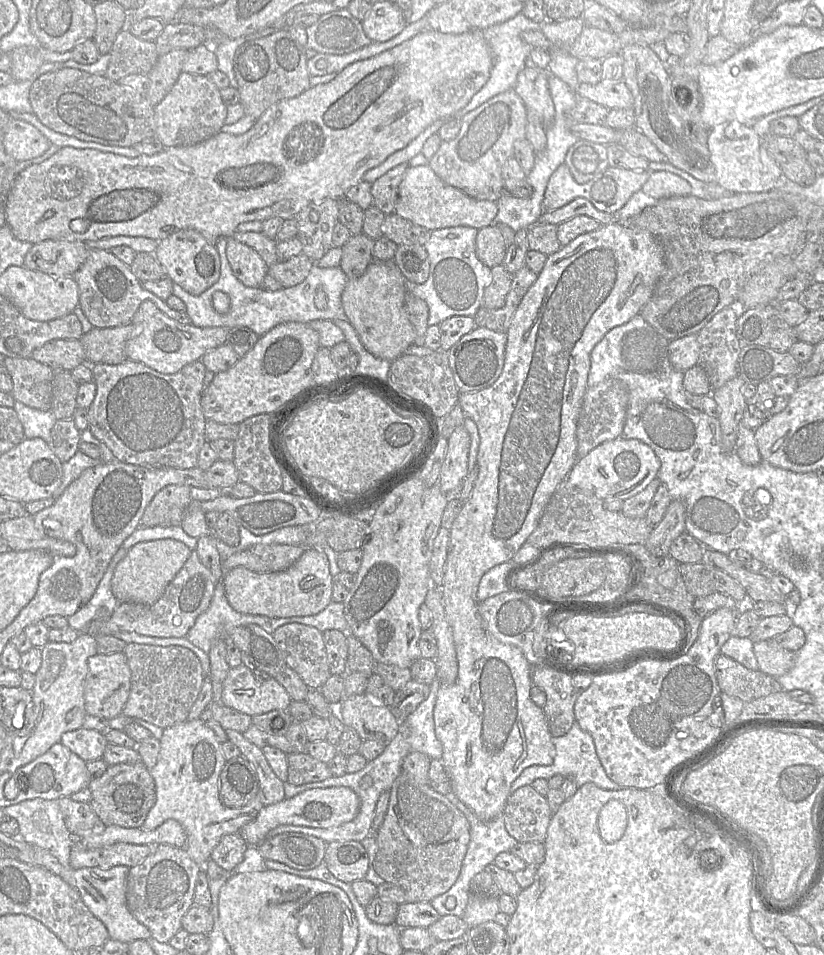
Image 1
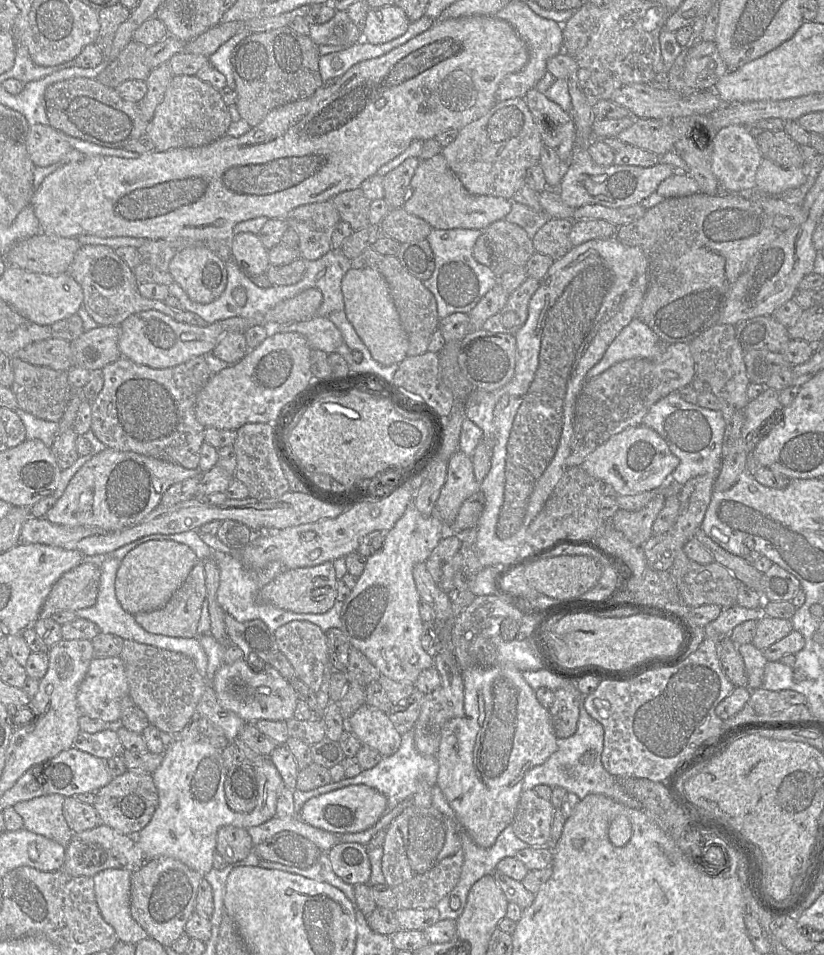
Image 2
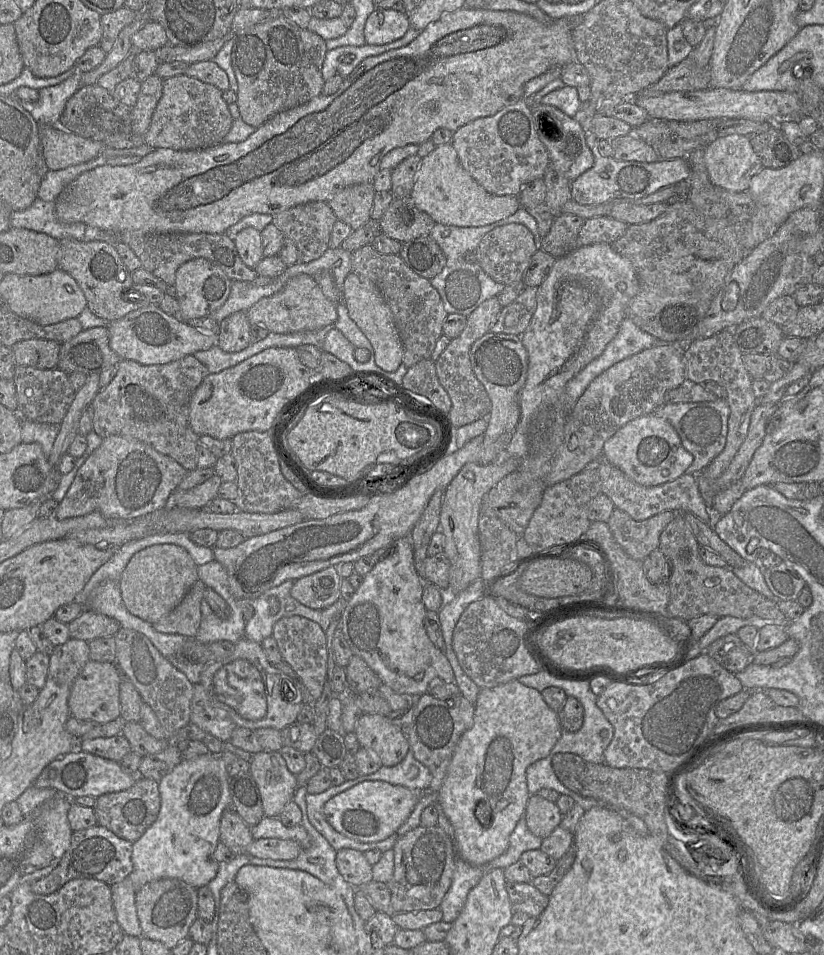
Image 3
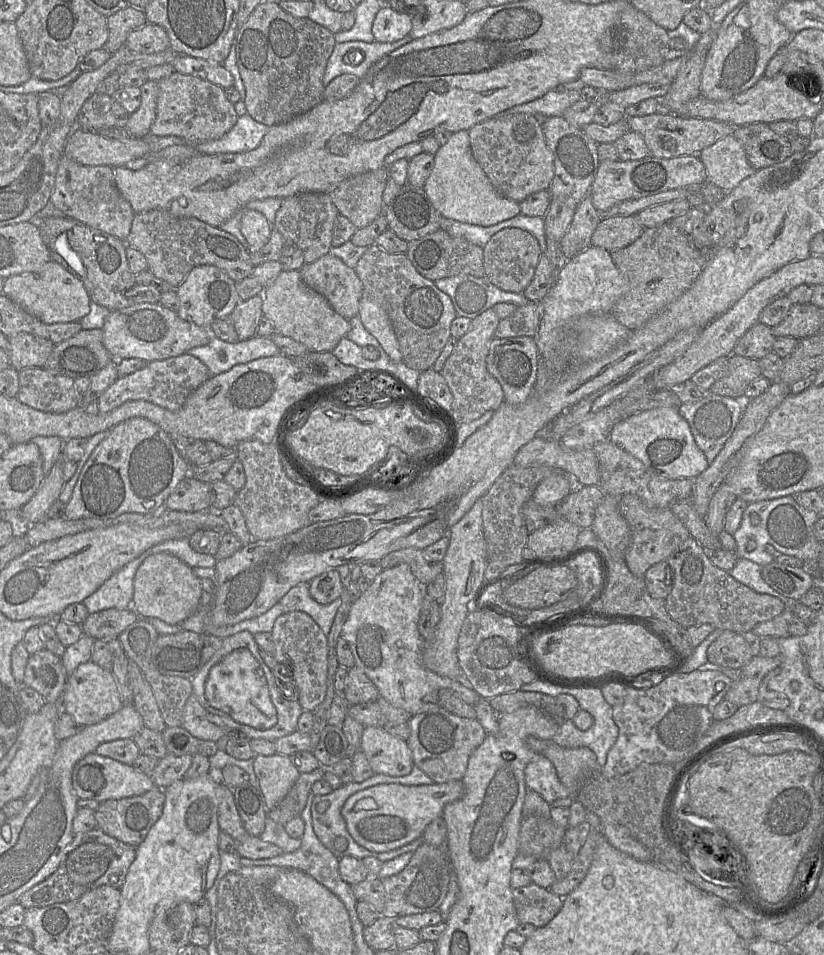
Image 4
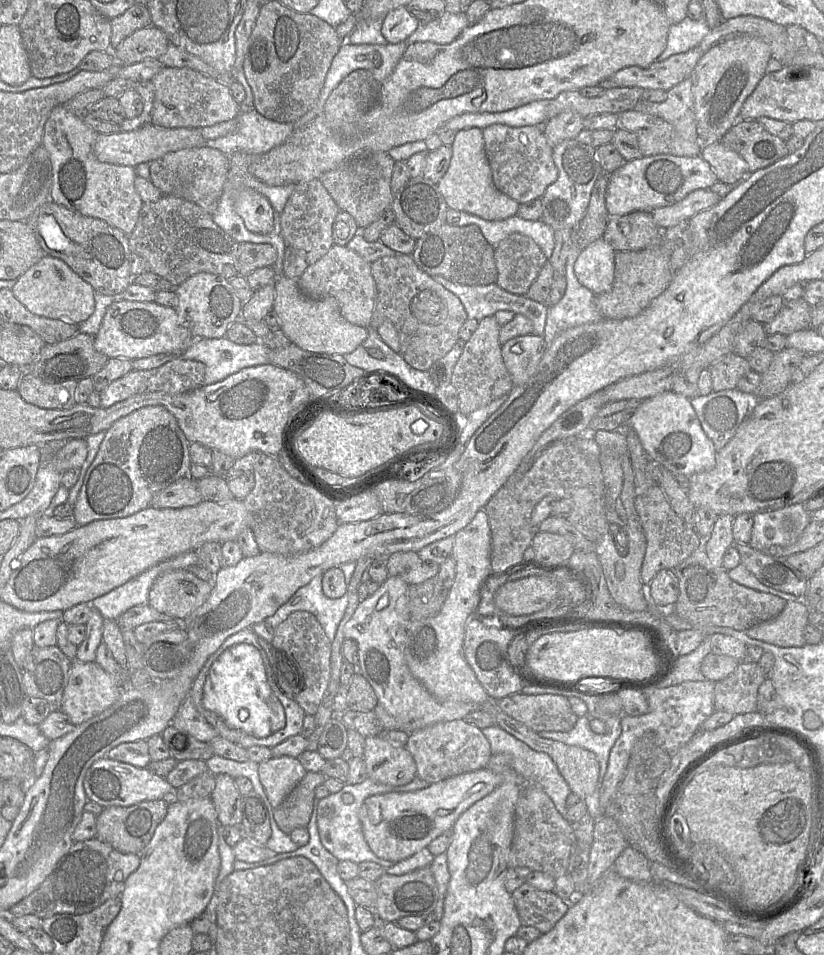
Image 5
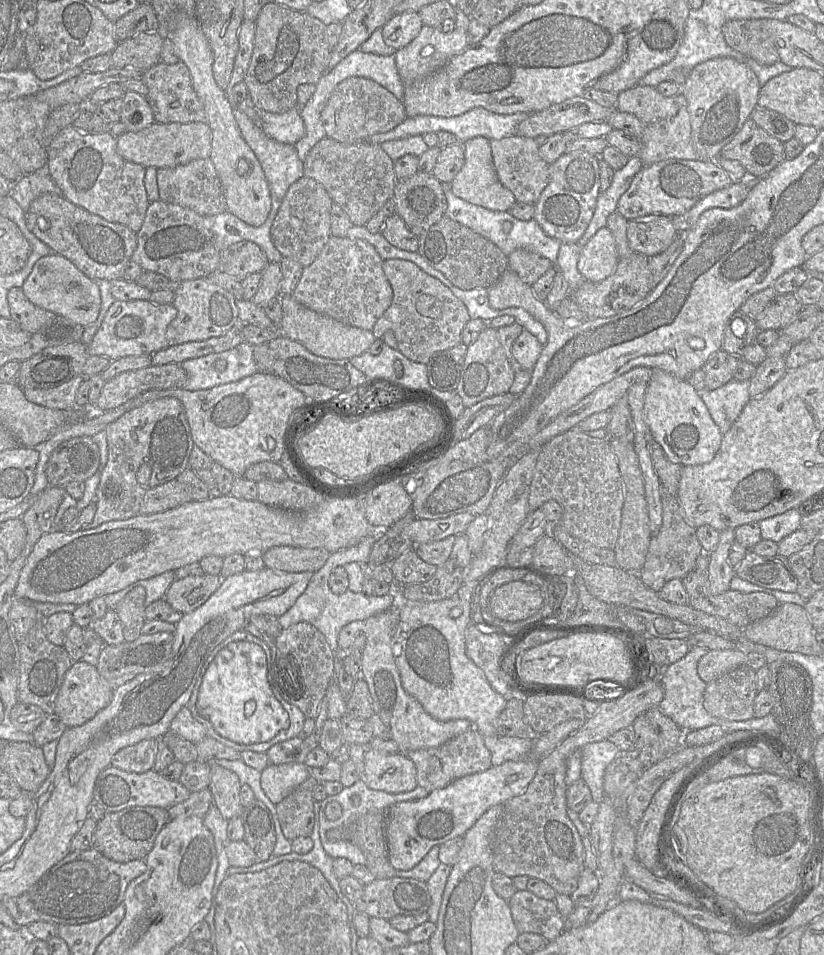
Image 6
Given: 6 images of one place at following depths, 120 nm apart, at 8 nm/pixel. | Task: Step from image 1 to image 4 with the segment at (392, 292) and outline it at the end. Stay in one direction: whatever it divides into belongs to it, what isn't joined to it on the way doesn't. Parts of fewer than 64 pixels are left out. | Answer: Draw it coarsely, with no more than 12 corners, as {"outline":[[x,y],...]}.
{"outline":[[364,291],[358,314],[393,362],[402,353],[387,313]]}

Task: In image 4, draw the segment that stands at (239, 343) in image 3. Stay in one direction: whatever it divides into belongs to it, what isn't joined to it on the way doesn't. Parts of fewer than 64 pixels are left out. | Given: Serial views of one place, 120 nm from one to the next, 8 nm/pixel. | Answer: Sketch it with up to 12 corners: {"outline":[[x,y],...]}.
{"outline":[[262,295],[240,301],[228,317],[240,341],[256,336]]}

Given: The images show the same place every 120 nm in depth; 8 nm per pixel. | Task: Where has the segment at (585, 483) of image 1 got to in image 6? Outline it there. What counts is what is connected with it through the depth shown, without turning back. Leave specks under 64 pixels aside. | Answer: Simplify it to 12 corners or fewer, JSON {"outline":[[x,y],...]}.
{"outline":[[652,368],[644,419],[667,458],[710,462],[723,434],[686,380]]}

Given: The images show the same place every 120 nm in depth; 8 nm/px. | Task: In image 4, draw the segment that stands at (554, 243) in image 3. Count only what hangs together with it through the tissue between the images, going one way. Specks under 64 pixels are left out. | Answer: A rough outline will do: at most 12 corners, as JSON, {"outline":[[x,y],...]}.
{"outline":[[590,195],[560,240],[570,259],[591,245],[602,220]]}

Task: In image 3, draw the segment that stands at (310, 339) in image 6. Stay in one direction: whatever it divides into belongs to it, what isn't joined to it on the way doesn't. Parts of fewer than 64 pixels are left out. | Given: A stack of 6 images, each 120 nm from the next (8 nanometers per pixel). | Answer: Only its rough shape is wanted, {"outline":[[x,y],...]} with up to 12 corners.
{"outline":[[299,274],[246,311],[288,334],[334,325],[336,305]]}

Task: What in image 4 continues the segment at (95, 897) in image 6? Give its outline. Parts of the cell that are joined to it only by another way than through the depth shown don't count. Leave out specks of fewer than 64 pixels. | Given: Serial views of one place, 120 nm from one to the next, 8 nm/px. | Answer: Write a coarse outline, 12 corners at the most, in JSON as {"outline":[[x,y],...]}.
{"outline":[[99,828],[75,834],[57,870],[25,909],[120,889],[135,847]]}

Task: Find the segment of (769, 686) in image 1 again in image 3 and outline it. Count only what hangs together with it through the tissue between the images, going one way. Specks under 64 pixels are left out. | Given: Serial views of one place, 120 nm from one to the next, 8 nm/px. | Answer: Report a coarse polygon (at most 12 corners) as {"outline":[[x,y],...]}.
{"outline":[[736,634],[715,640],[705,652],[733,674],[752,652]]}

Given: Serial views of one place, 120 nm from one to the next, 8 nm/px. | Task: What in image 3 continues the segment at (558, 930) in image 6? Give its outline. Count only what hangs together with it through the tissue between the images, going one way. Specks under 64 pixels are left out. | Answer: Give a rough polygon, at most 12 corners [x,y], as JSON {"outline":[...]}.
{"outline":[[506,881],[512,913],[539,916],[549,896],[532,883]]}

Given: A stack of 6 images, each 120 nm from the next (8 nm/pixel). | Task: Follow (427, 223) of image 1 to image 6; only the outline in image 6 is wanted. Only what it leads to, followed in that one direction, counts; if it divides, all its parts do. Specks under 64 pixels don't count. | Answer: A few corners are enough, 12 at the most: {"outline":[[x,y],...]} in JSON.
{"outline":[[490,140],[463,143],[455,196],[492,211],[516,203],[499,181]]}

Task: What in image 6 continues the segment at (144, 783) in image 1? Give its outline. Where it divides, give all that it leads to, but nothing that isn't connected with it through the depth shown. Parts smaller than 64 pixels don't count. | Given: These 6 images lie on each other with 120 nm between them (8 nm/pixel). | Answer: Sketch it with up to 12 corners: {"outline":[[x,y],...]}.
{"outline":[[131,807],[97,821],[93,847],[144,860],[168,809]]}

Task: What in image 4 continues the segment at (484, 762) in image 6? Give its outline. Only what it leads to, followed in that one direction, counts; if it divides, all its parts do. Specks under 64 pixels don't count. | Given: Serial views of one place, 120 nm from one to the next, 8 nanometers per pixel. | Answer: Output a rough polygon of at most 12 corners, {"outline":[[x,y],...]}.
{"outline":[[441,705],[413,715],[406,742],[435,783],[461,780],[487,735]]}

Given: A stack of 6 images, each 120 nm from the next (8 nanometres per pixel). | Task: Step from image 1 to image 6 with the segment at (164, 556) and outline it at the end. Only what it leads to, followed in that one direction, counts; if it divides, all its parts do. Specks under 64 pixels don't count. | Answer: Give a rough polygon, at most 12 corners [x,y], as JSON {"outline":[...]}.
{"outline":[[221,575],[175,579],[164,599],[188,614],[220,587]]}

